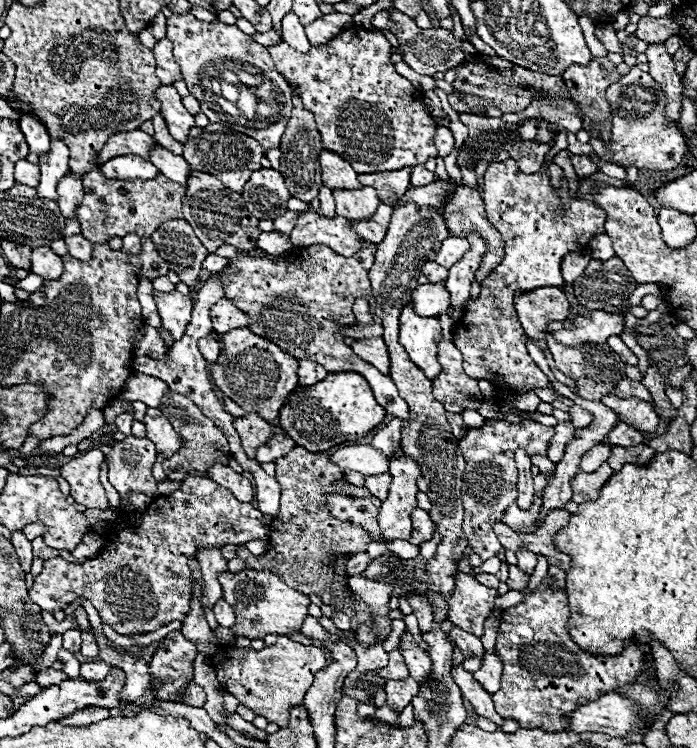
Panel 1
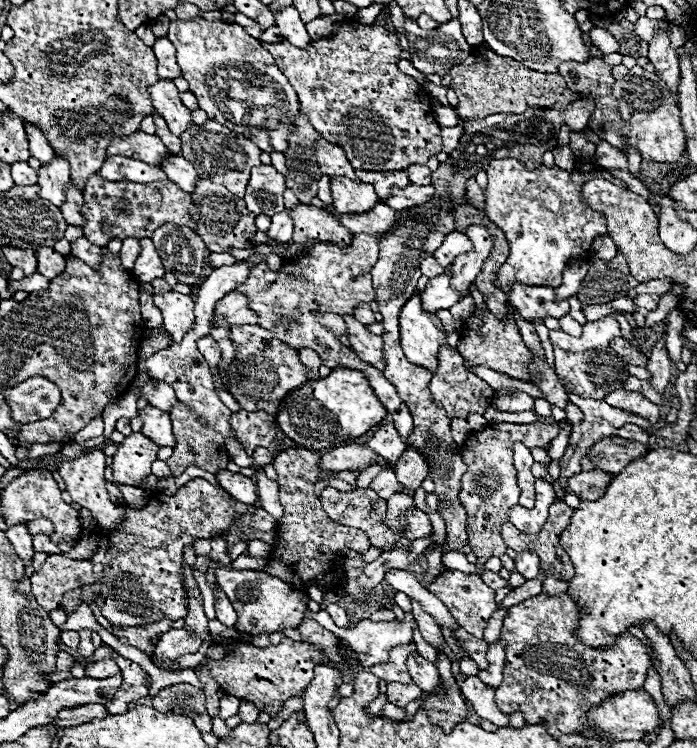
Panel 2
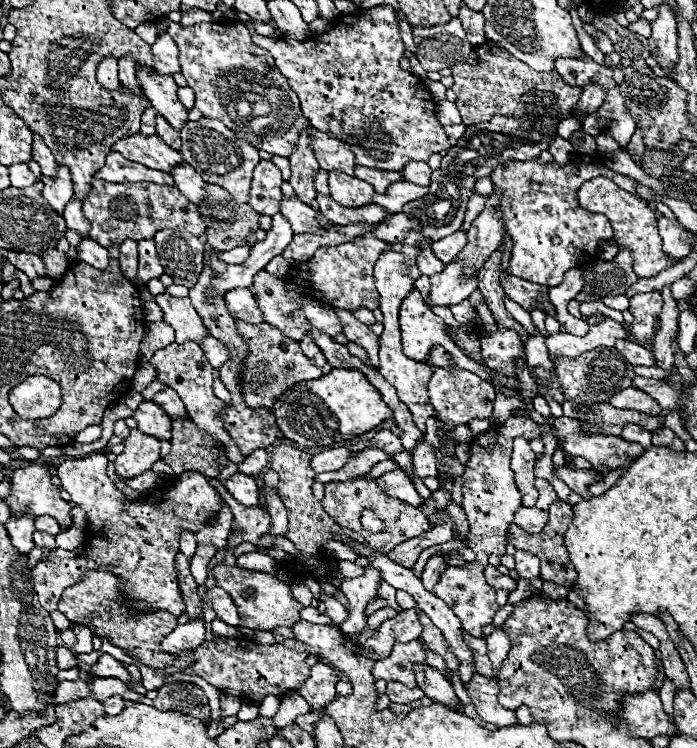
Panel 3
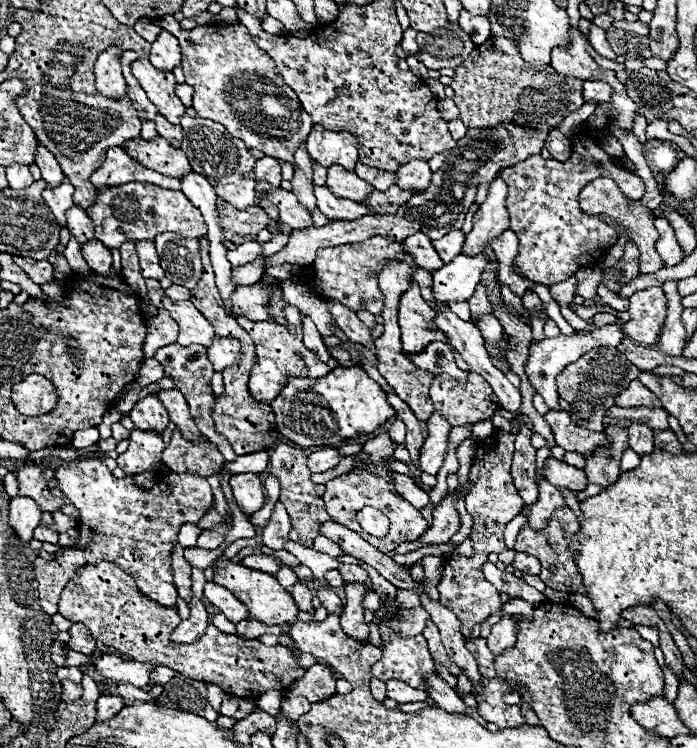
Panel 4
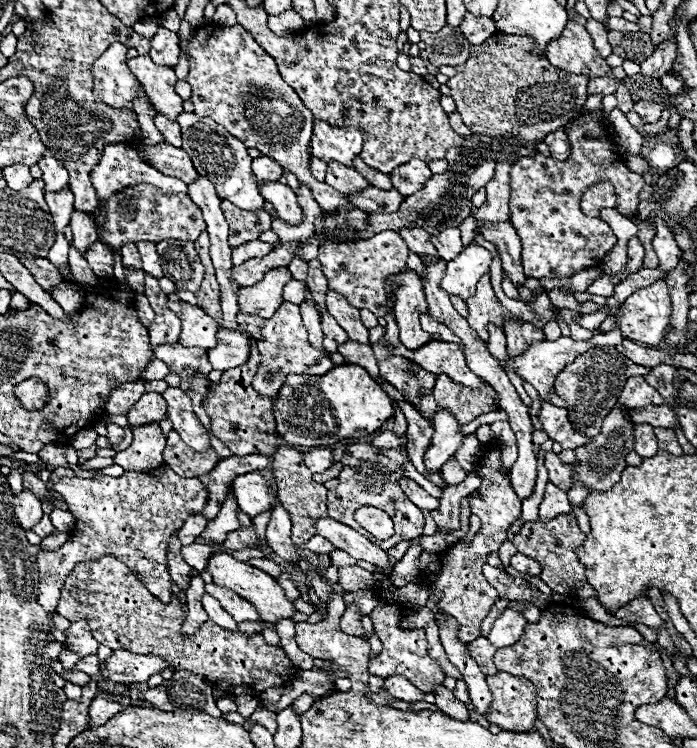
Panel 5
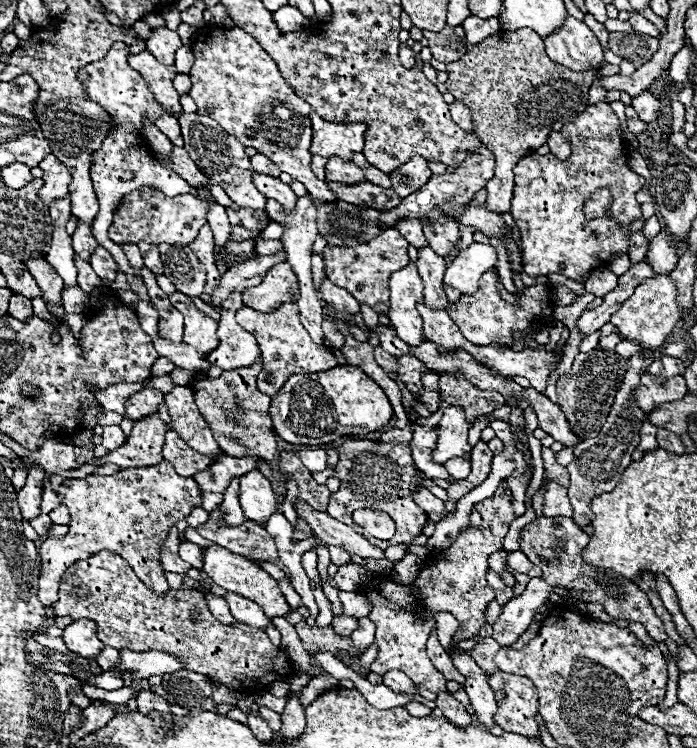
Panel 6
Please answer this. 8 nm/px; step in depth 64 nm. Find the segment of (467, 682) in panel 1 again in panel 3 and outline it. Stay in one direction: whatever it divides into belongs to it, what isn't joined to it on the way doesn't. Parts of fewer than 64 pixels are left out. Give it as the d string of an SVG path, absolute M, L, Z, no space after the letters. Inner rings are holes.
M474 674L472 680L466 684L466 690L468 690L468 694L470 694L470 698L472 698L474 706L476 706L478 716L484 722L496 724L498 728L518 724L516 712L502 708L500 702L498 702L498 694L500 694L498 680Z

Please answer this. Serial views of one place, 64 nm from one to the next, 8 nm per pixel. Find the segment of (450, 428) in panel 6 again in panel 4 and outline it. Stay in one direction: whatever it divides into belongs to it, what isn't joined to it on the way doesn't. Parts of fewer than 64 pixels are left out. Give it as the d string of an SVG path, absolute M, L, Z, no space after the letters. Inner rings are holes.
M434 412L428 418L428 440L420 452L420 470L428 474L436 474L444 464L444 456L448 450L448 436L452 426L440 412Z

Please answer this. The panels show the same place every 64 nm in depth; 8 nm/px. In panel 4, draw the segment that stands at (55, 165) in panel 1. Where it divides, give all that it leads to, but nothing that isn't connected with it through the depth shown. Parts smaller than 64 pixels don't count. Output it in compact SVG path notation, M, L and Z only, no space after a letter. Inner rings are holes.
M64 180L64 182L62 182L60 186L56 186L56 188L46 188L46 190L42 192L46 204L50 206L54 218L56 218L56 222L58 222L60 226L66 226L66 210L74 204L74 202L72 202L72 194L74 194L74 188L72 188L72 184L70 184L68 180Z

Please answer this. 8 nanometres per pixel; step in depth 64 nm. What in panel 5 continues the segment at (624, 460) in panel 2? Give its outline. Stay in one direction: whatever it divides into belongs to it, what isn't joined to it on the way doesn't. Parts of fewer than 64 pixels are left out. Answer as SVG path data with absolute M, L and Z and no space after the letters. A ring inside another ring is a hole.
M540 398L540 402L542 402L542 410L540 410L538 418L540 418L540 422L542 422L544 432L548 432L548 436L550 436L554 442L562 444L562 448L566 448L566 450L574 450L574 448L580 448L580 446L588 444L588 438L582 436L582 434L578 434L578 432L570 426L566 408L558 408L558 406L550 404L550 402L544 400L544 398Z

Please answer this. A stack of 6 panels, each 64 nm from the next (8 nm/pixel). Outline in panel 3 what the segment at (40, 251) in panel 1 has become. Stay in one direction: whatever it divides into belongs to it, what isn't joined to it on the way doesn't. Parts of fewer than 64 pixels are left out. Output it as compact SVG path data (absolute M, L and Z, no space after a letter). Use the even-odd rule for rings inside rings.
M48 248L44 254L42 254L44 262L46 262L46 274L48 278L54 278L58 280L60 276L64 276L64 272L68 272L70 268L70 262L66 260L66 256L62 252L58 252L56 248Z

